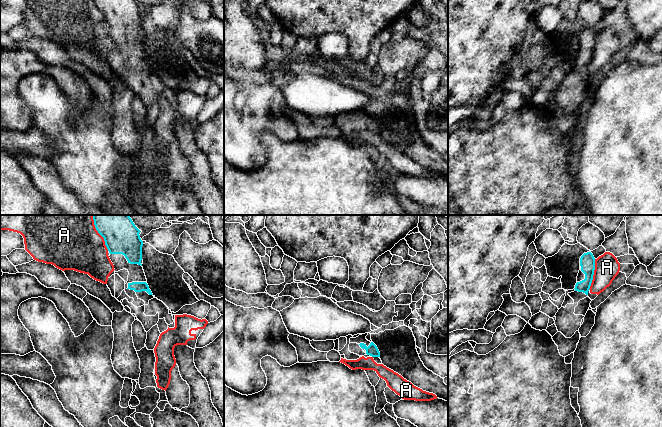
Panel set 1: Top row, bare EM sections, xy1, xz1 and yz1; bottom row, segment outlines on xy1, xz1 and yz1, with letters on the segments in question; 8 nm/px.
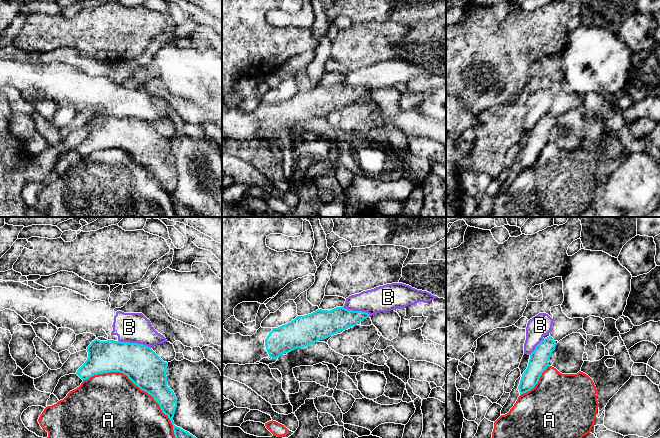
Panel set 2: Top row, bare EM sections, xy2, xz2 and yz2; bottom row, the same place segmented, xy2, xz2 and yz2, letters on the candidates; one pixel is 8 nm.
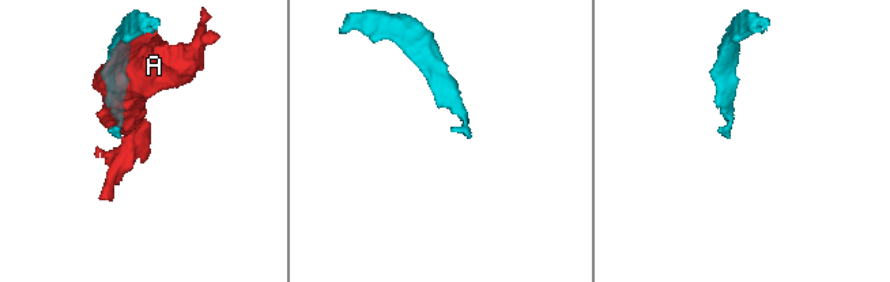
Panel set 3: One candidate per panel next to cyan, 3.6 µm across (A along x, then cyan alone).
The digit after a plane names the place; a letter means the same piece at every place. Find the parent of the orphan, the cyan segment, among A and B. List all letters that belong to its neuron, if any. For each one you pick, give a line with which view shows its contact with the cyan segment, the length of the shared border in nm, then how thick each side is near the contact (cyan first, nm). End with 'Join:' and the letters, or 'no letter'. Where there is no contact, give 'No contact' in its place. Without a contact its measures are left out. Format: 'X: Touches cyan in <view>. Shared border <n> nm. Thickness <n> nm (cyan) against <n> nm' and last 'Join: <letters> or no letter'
Join: no letter

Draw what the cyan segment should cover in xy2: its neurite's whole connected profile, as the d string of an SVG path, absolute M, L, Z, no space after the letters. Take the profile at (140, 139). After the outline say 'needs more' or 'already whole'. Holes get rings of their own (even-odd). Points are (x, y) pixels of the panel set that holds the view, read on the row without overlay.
M95 115L86 126L88 134L76 148L82 156L109 148L127 151L136 162L151 171L159 180L173 201L177 217L199 217L189 208L174 201L177 174L167 162L168 139L150 123L138 119Z | already whole

